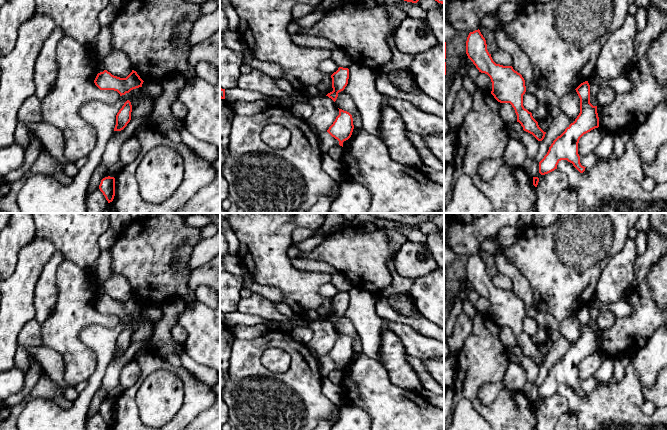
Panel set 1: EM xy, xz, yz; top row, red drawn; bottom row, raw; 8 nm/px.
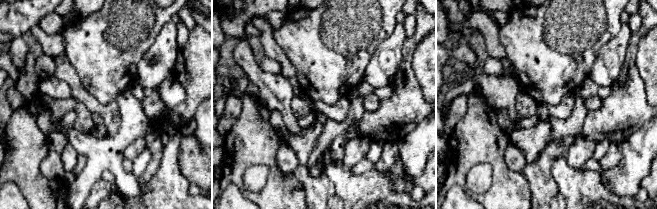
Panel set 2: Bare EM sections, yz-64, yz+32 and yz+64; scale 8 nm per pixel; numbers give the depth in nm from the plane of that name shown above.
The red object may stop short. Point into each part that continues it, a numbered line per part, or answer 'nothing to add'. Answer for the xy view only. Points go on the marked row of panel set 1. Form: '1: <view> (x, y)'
nothing to add

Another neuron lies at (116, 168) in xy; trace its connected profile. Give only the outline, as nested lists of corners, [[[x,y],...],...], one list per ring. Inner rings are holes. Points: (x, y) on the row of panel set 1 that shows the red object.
[[[118,161],[116,164],[109,168],[109,176],[110,177],[117,176],[124,169],[124,167],[125,165]]]

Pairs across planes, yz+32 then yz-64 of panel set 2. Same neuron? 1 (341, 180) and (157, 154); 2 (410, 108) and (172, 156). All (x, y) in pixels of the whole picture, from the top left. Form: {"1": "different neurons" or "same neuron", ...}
{"1": "different neurons", "2": "different neurons"}

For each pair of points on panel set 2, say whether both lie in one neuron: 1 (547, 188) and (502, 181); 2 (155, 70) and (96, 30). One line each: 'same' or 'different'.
1: different
2: different

